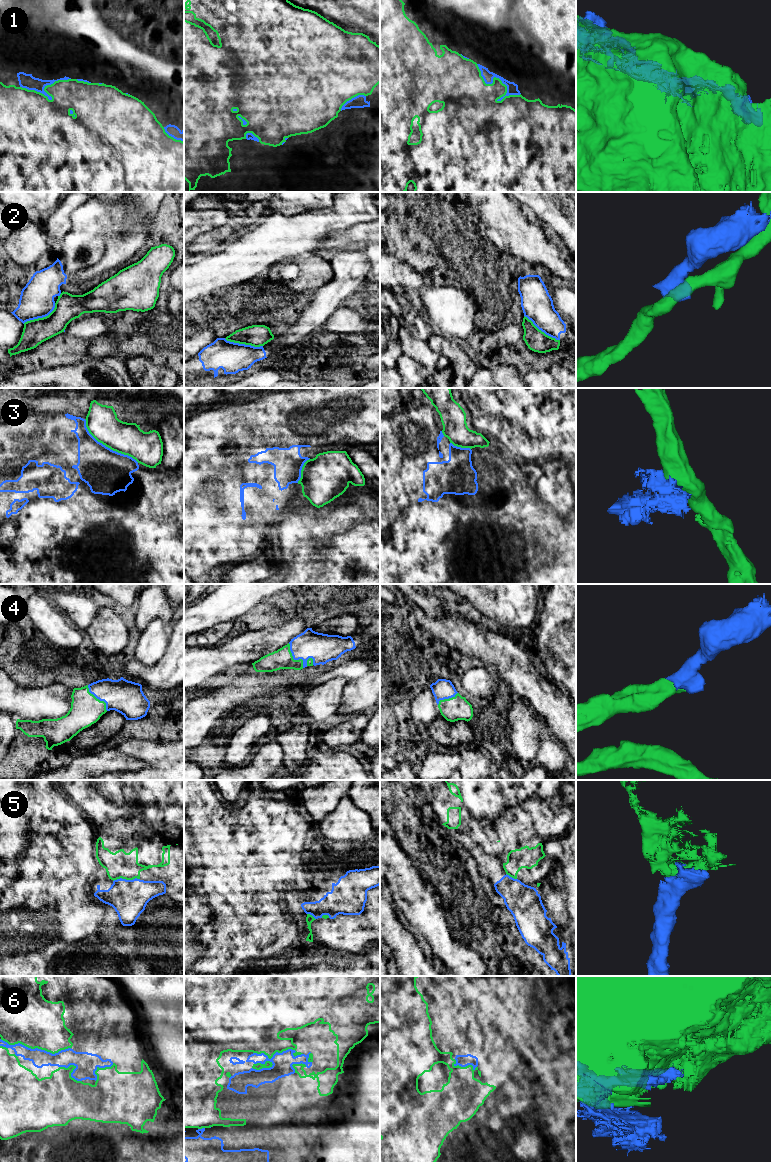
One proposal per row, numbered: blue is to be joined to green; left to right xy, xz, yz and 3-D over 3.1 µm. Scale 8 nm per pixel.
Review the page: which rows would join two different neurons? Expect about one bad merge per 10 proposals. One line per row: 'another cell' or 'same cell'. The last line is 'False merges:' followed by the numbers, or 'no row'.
1: same cell
2: another cell
3: same cell
4: same cell
5: same cell
6: same cell
False merges: 2

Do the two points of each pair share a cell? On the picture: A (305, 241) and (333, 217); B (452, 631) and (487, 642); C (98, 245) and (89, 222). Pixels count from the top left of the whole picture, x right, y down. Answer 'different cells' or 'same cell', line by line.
A: same cell
B: same cell
C: same cell

